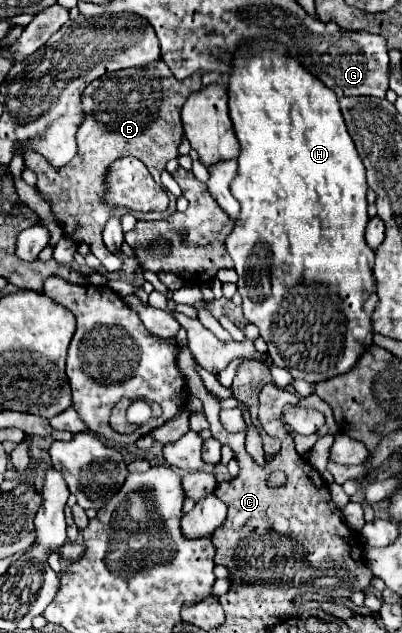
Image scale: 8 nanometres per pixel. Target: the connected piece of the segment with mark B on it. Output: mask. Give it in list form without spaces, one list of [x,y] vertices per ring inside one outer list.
[[[155,62],[149,70],[141,70],[141,78],[101,76],[93,80],[83,92],[81,108],[85,118],[77,128],[77,154],[69,164],[61,168],[49,166],[49,162],[45,162],[41,154],[23,146],[25,166],[37,174],[37,190],[51,204],[53,218],[61,224],[65,236],[75,244],[85,242],[109,272],[121,268],[121,258],[113,256],[103,244],[101,234],[105,222],[111,216],[117,215],[117,218],[121,218],[127,212],[137,220],[162,220],[176,212],[177,198],[167,192],[170,202],[164,213],[144,213],[125,208],[107,210],[101,204],[101,195],[105,193],[105,185],[102,183],[105,179],[105,170],[107,166],[111,166],[113,160],[121,156],[135,156],[141,162],[145,162],[151,176],[159,182],[165,164],[171,158],[177,158],[177,146],[183,140],[183,126],[179,112],[187,102],[187,98],[191,96],[191,92],[199,90],[201,90],[201,74],[193,74],[181,82],[173,78],[165,62]]]

